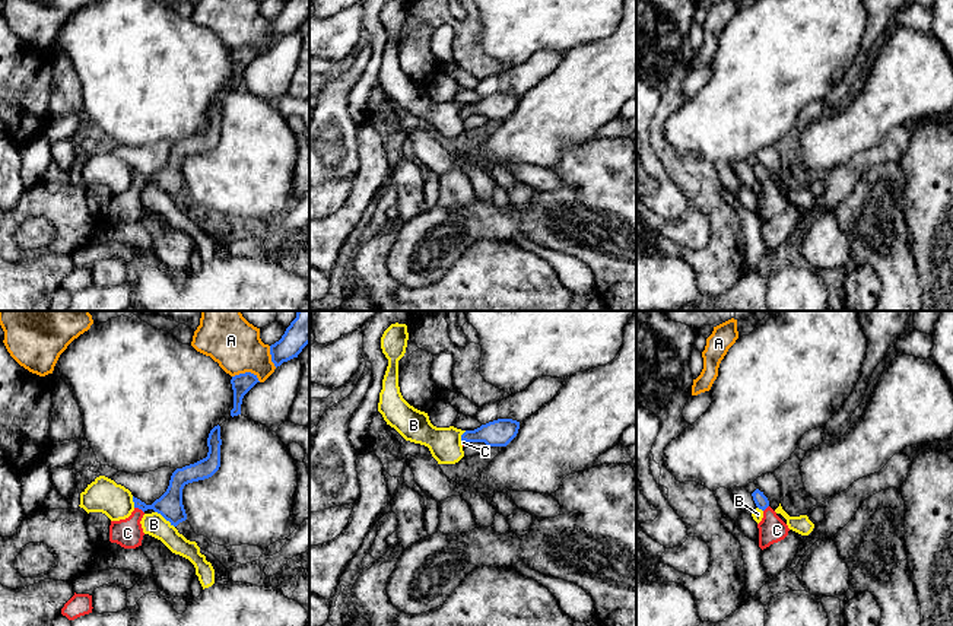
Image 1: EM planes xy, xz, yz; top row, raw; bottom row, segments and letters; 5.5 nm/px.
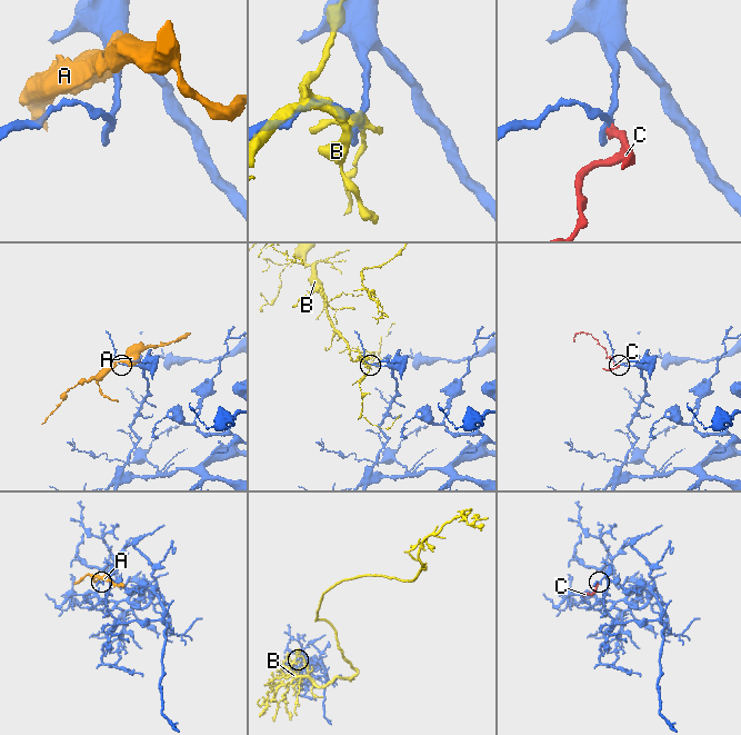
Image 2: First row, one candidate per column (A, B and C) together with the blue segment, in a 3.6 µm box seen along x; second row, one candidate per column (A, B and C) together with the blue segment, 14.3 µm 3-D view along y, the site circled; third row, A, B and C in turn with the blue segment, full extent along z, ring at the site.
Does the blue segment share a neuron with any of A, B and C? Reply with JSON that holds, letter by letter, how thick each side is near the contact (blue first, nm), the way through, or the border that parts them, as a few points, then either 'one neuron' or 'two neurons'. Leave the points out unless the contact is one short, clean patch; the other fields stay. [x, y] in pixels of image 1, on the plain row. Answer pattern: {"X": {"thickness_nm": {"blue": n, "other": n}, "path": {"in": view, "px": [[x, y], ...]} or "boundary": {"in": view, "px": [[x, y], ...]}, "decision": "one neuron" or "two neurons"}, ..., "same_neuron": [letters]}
{"A": {"thickness_nm": {"blue": 110, "other": 260}, "boundary": {"in": "xy", "px": [[232, 50], [241, 45], [251, 45], [260, 54]]}, "decision": "two neurons"}, "B": {"thickness_nm": {"blue": 140, "other": 130}, "decision": "two neurons"}, "C": {"thickness_nm": {"blue": 140, "other": 160}, "path": {"in": "xy", "px": [[170, 178], [139, 181], [127, 206]]}, "decision": "one neuron"}, "same_neuron": ["C"]}

